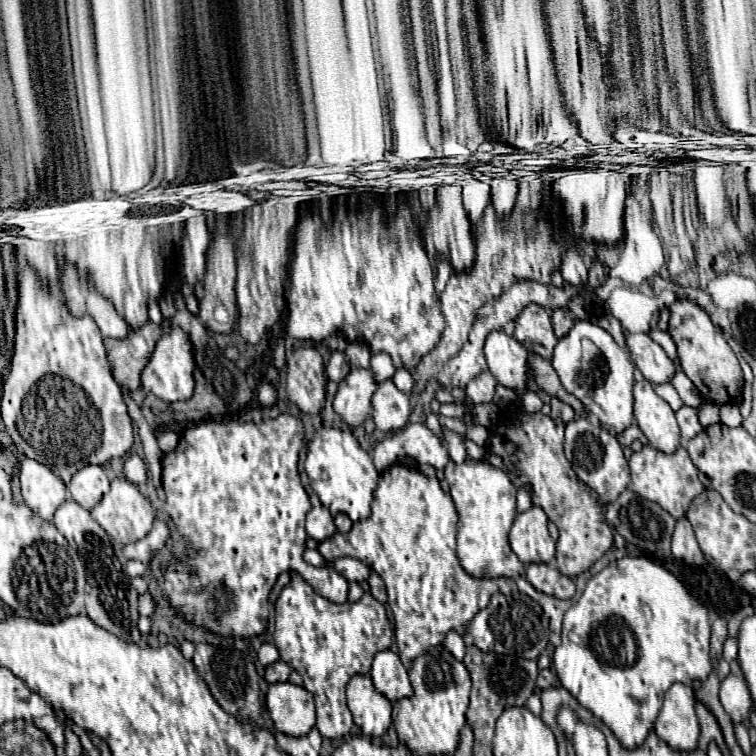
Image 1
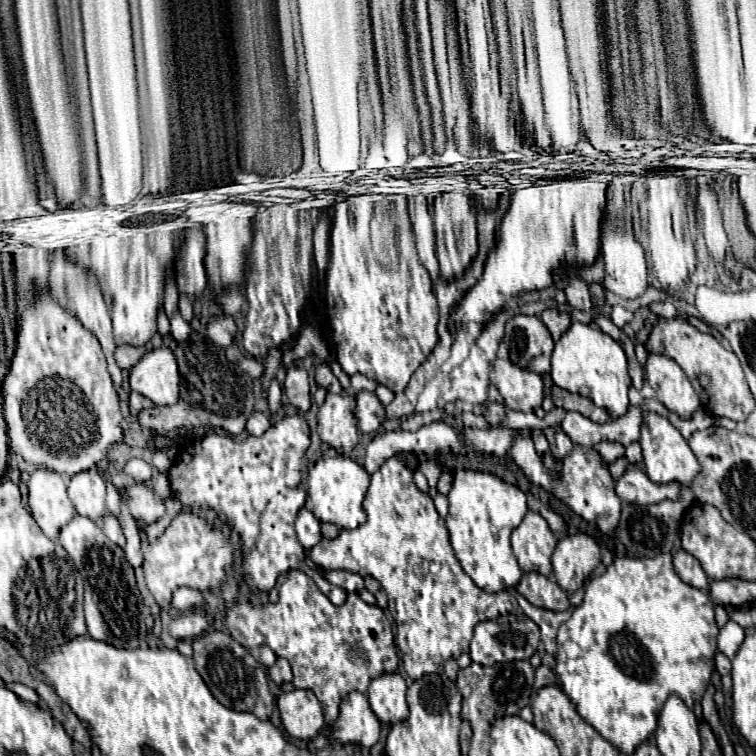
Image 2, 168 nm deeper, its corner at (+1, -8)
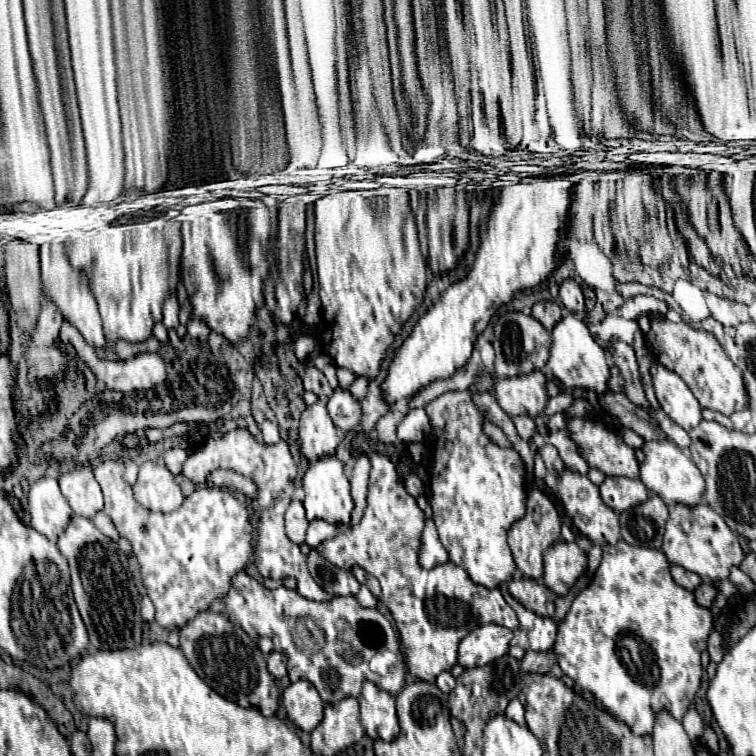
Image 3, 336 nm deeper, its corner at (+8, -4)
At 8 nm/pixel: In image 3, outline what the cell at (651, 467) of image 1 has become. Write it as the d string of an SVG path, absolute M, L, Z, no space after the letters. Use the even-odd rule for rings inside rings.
M605 477L599 489L603 501L619 513L641 505L649 497L647 487L639 479L629 477Z

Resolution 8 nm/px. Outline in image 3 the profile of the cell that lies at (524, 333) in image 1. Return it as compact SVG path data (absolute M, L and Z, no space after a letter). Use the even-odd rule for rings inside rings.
M509 311L501 315L495 323L495 337L493 347L497 353L495 359L495 377L509 377L509 375L521 375L531 373L537 369L543 369L549 359L551 349L551 333L537 323L537 319L521 313L521 311Z

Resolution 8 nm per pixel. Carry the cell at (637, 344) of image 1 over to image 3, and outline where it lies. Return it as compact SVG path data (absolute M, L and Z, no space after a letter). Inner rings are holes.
M653 363L651 367L653 389L661 409L685 431L697 427L701 423L701 407L699 401L693 397L687 383L675 373L663 367L661 363Z

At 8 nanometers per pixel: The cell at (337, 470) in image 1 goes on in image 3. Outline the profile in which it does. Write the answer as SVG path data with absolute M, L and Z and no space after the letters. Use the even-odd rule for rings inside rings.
M323 457L315 463L311 463L303 475L303 491L305 491L303 505L305 505L309 521L323 519L331 525L349 523L355 503L351 497L351 483L343 471L343 463L337 457Z

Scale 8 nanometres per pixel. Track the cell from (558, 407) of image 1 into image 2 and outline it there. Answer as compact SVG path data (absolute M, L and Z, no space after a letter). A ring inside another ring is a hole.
M558 425L546 427L544 433L546 433L548 443L550 443L550 453L554 455L554 459L556 459L558 463L562 463L562 461L570 455L570 451L572 451L572 447L574 447L572 441L570 441L564 433L558 431Z

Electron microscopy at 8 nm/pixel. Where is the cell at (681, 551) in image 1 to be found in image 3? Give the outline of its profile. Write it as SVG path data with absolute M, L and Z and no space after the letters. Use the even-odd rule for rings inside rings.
M671 565L671 575L673 575L673 579L681 587L685 587L689 591L693 591L695 587L699 587L699 583L701 583L701 577L699 575L693 575L691 571L685 571L683 567L677 567L677 565Z

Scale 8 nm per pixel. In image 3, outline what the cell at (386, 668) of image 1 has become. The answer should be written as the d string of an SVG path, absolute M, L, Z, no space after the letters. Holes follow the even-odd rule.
M371 681L363 683L359 697L361 723L371 739L391 741L399 735L399 723L395 713L395 697Z

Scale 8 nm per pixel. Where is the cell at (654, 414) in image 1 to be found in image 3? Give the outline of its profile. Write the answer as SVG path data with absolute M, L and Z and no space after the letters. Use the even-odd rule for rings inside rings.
M671 439L645 441L641 451L645 453L645 461L641 463L641 481L651 493L659 495L667 505L673 505L673 503L699 505L703 501L705 479L699 467L689 459L689 455L675 441Z

